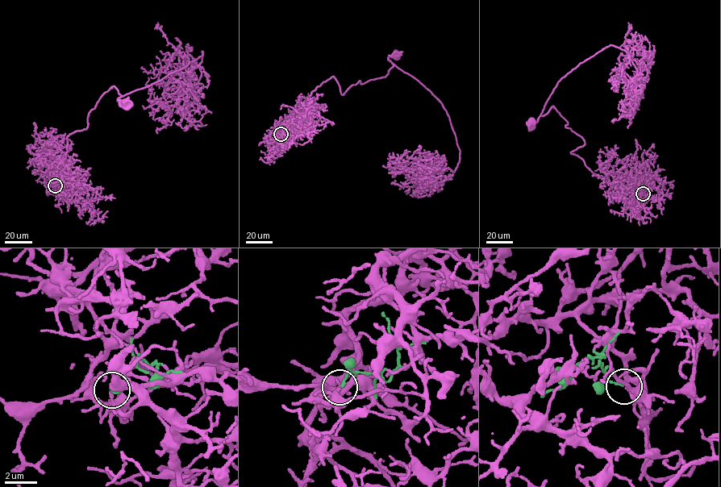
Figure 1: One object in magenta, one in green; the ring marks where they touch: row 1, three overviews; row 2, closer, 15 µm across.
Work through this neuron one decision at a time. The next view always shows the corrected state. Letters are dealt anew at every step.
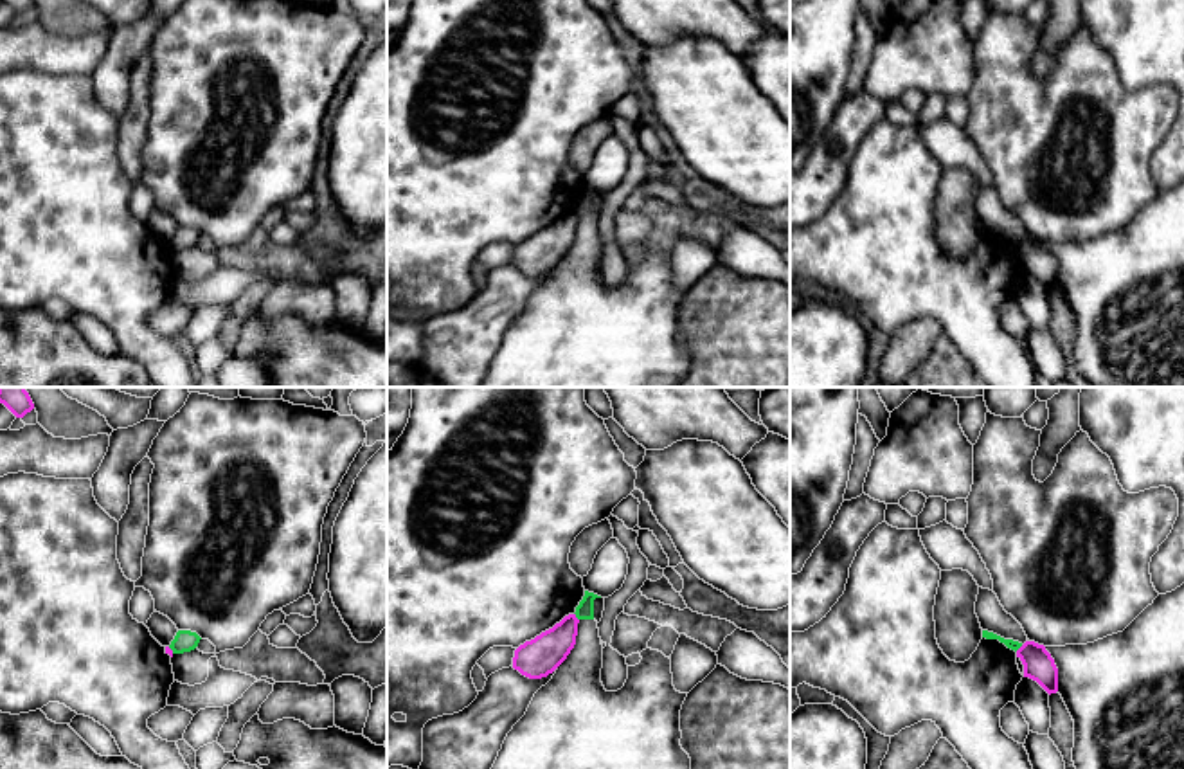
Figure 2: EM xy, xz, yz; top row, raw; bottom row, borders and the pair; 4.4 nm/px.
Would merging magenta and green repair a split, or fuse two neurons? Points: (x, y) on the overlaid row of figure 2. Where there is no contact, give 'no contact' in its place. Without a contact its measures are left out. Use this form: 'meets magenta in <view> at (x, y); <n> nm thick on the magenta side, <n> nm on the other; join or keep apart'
meets magenta in xz at (574, 616); 170 nm thick on the magenta side, 80 nm on the other; keep apart

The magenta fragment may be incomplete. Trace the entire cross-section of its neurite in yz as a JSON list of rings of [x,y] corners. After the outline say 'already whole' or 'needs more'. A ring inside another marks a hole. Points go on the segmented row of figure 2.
[[[1026,641],[1017,657],[1024,665],[1024,677],[1036,681],[1049,695],[1058,692],[1058,668],[1044,645]]]; already whole

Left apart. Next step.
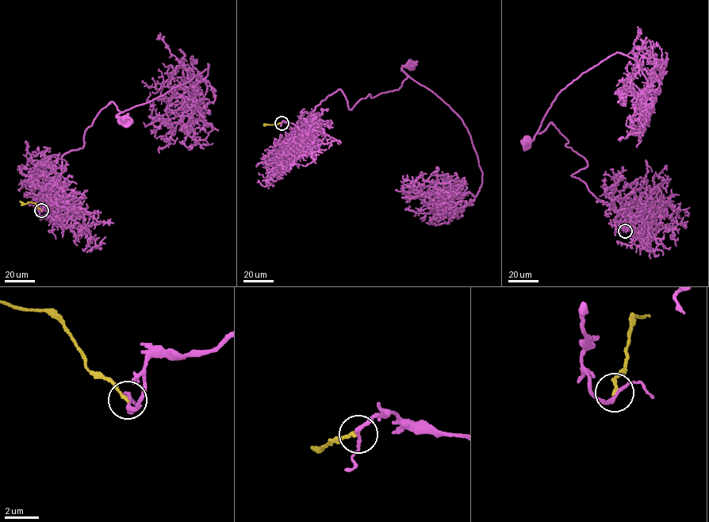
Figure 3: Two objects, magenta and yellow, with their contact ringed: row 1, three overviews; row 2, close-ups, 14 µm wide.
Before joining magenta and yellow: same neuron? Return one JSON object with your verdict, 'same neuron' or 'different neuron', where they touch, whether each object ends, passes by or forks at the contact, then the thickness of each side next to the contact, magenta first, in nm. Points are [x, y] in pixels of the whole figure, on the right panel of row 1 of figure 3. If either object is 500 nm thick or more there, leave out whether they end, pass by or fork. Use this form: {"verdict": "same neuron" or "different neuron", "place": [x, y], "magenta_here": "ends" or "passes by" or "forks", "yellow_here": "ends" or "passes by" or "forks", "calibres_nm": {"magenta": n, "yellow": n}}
{"verdict": "different neuron", "place": [625, 231], "magenta_here": "passes by", "yellow_here": "ends", "calibres_nm": {"magenta": 200, "yellow": 160}}

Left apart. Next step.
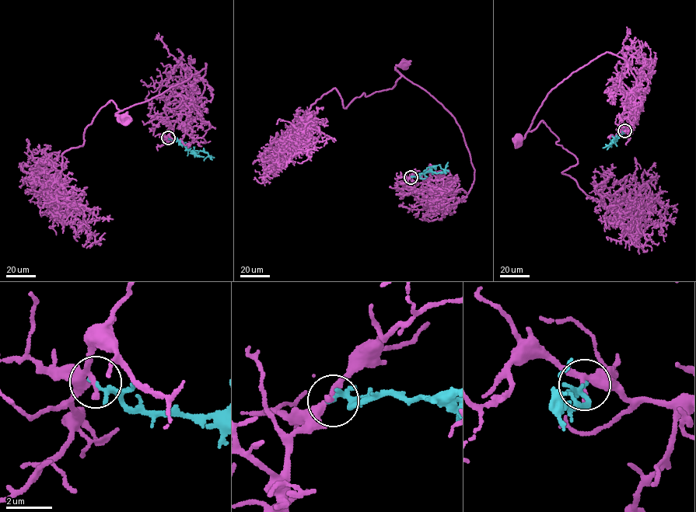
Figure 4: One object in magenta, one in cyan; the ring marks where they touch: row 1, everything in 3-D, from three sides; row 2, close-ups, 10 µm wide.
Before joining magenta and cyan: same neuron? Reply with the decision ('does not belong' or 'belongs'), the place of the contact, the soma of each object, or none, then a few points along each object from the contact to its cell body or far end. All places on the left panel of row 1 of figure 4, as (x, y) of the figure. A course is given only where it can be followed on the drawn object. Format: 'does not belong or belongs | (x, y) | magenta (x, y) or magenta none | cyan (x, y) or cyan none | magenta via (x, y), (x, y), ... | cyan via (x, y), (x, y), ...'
does not belong | (168, 137) | magenta (124, 117) | cyan none | magenta via (168, 137), (182, 111), (188, 113), (197, 105), (205, 63), (186, 81), (116, 115), (125, 116) | cyan via (168, 137), (179, 141), (191, 151), (207, 152), (212, 159)

